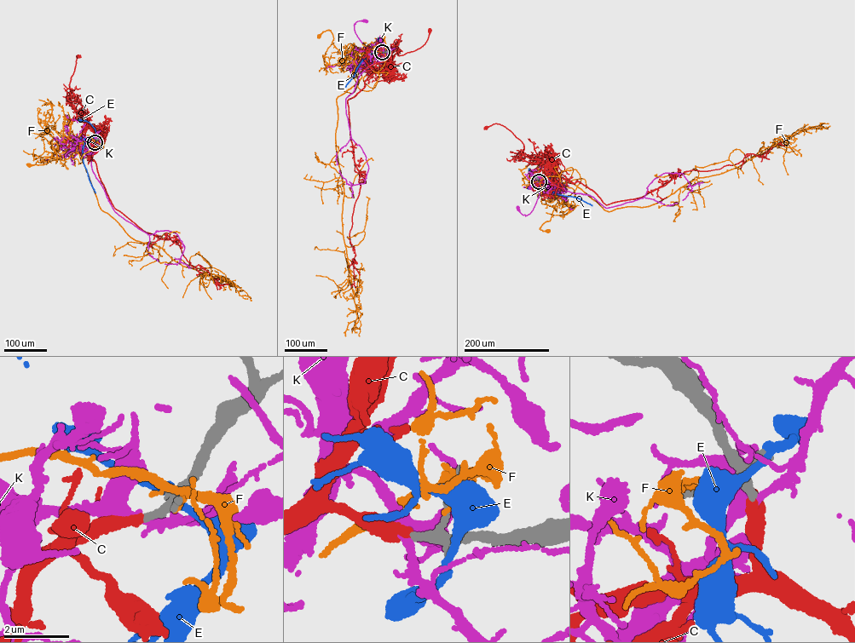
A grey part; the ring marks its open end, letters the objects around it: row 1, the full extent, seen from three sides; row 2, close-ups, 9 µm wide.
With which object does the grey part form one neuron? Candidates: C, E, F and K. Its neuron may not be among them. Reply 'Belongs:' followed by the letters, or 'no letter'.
Belongs: C

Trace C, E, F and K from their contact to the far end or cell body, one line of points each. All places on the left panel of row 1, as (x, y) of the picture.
C: (95, 142), (86, 146), (79, 140), (86, 123), (84, 115), (70, 88), (76, 56), (78, 56)
E: (95, 142), (91, 139), (84, 143), (82, 156), (95, 192)
F: (95, 142), (67, 141), (60, 145), (47, 163), (28, 165)
K: (95, 142), (78, 140), (66, 157), (72, 148)

